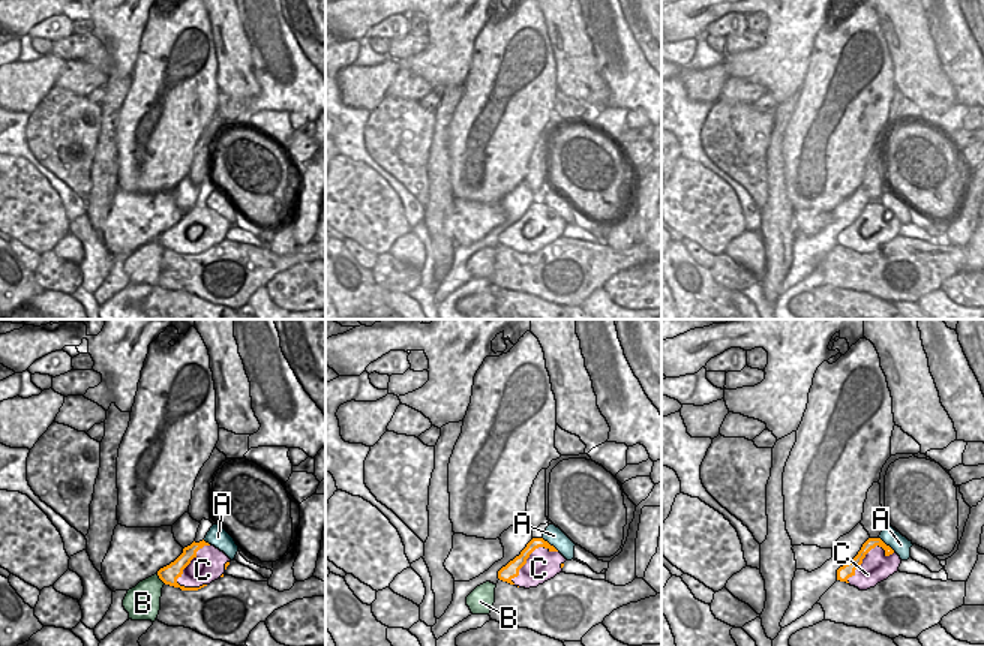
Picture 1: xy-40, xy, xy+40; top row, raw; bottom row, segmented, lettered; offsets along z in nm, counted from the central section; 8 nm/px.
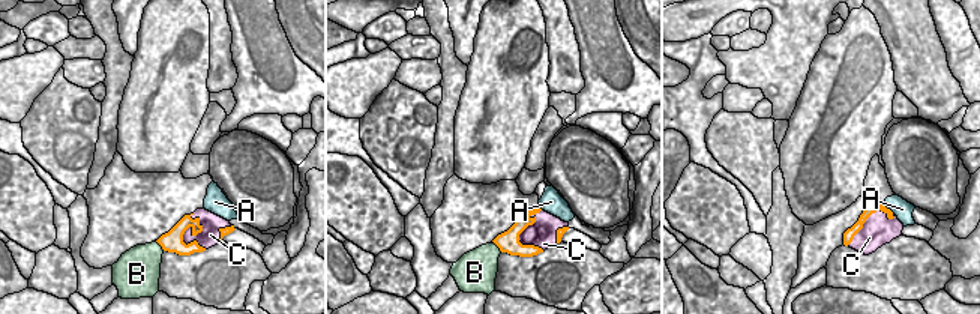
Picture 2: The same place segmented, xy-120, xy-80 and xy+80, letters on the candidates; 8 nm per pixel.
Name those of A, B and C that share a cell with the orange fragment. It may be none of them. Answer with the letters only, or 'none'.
C.

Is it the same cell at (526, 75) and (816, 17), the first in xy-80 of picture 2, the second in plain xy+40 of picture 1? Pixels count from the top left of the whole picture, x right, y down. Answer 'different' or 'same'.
different

